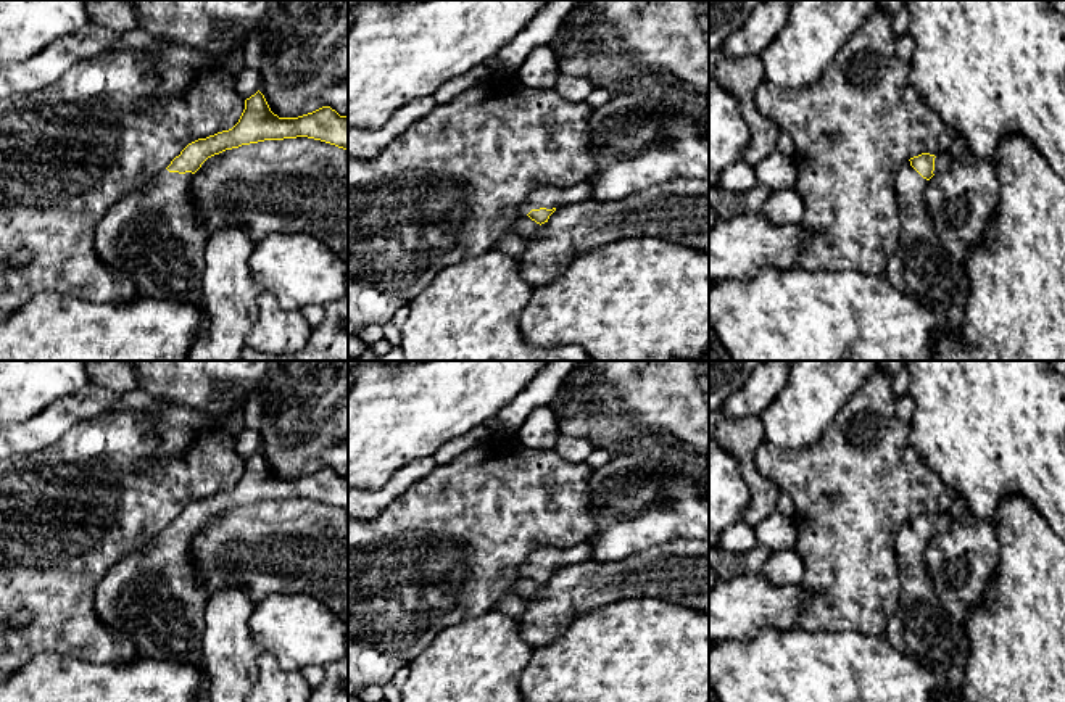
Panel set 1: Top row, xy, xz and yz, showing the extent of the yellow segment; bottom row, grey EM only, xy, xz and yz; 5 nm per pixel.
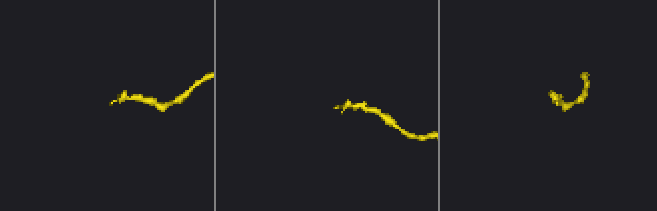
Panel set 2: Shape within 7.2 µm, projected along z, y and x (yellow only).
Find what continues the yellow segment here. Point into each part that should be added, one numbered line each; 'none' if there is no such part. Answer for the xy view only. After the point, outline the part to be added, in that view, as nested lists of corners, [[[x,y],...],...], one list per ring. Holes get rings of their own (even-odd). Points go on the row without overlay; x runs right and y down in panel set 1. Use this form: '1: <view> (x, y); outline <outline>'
1: xy (155, 596); outline [[[158,533],[95,586],[97,617],[129,638],[135,657],[190,663],[205,673],[208,591],[192,557],[195,535]]]

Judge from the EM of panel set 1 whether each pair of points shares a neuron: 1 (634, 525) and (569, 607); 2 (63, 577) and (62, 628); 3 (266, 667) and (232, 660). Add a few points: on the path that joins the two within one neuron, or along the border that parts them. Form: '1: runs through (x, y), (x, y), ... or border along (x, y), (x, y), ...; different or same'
1: border along (643, 551), (617, 561), (593, 559); different
2: runs through (62, 590), (62, 615); same
3: border along (263, 652), (256, 662), (256, 680), (253, 685); different

